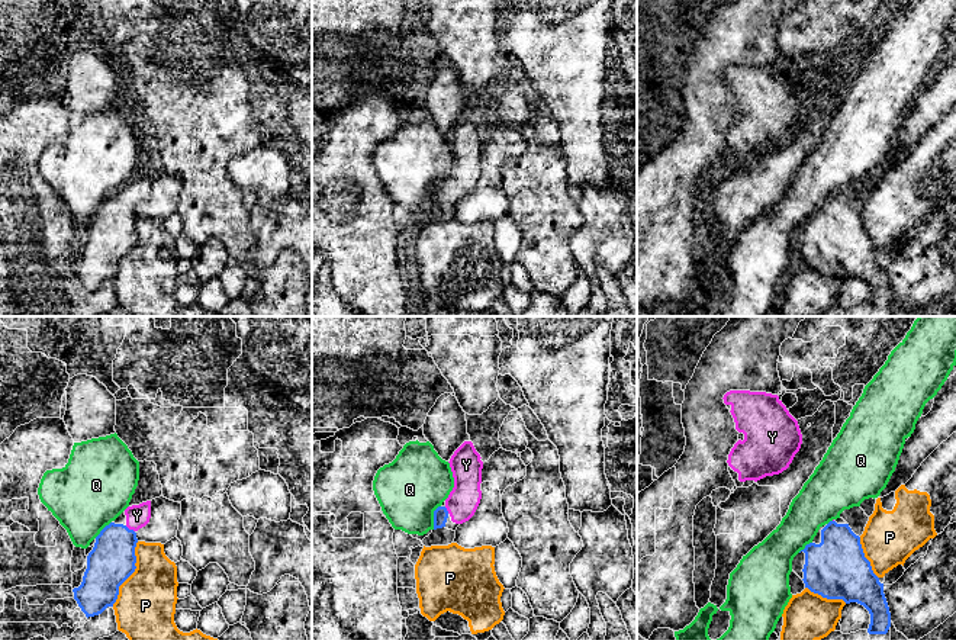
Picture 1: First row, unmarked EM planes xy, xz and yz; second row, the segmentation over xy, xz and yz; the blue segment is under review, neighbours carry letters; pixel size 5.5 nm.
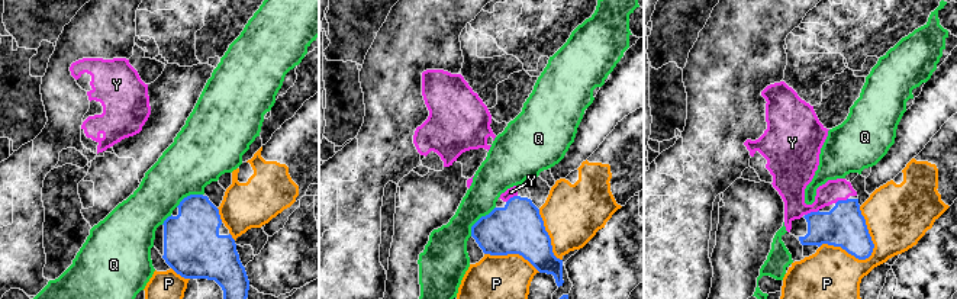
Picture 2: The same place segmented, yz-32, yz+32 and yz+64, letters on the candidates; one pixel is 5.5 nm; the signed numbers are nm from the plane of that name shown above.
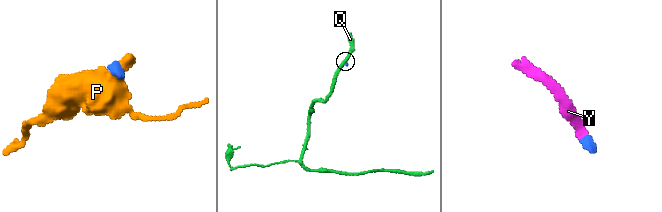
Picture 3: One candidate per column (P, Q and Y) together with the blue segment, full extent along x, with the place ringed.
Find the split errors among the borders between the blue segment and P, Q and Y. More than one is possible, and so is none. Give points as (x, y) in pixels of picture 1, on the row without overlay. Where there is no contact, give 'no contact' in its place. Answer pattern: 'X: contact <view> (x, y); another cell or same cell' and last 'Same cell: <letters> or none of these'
P: contact xy (132, 247); another cell
Q: contact xz (434, 192); another cell
Y: contact xy (128, 203); same cell
Same cell: Y

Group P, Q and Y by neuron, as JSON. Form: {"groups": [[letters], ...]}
{"groups": [["P"], ["Q"], ["Y"]]}

